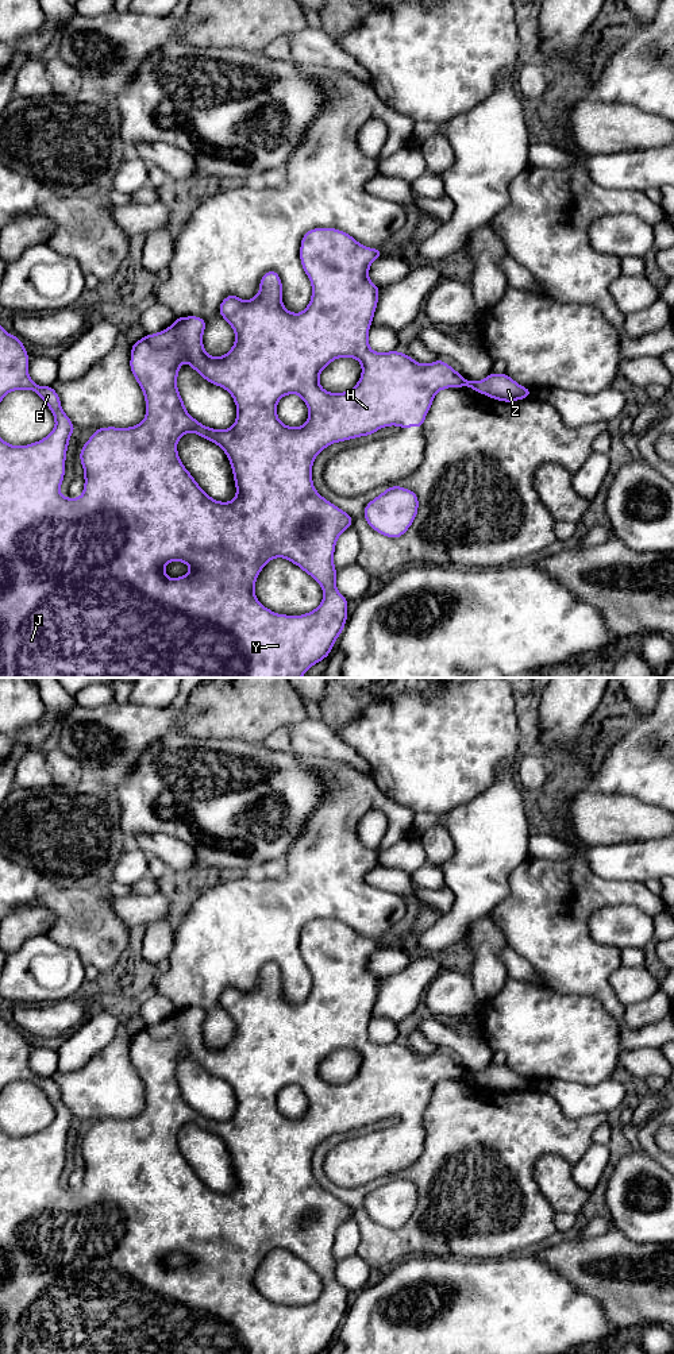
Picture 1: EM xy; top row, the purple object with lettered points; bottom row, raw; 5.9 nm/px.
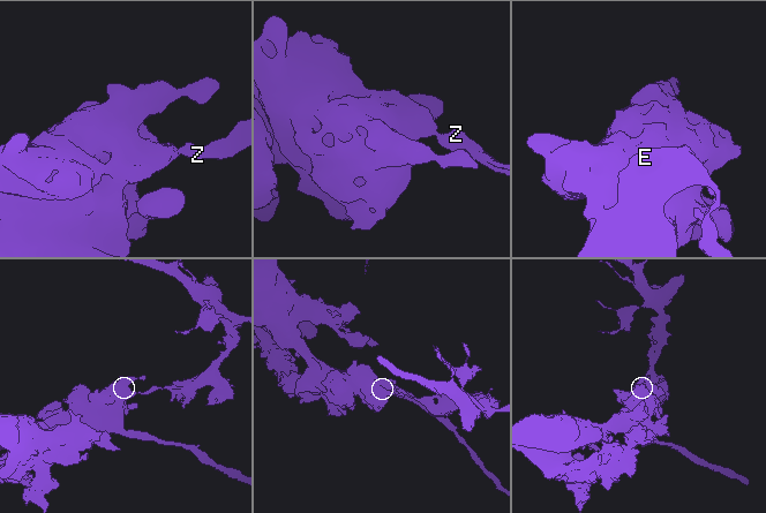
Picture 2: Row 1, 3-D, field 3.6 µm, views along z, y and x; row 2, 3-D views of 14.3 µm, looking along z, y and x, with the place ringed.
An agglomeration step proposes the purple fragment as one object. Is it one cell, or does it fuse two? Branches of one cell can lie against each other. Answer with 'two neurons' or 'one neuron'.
two neurons

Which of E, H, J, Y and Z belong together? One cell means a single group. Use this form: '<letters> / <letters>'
E H J Y / Z

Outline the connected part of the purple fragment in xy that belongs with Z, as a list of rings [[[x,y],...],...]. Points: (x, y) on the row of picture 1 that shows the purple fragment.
[[[490,373],[482,381],[466,381],[466,386],[497,401],[512,402],[527,398],[534,393],[513,381],[507,373]]]

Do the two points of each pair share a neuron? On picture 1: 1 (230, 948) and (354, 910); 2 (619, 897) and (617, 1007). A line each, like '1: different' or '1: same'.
1: same
2: same

